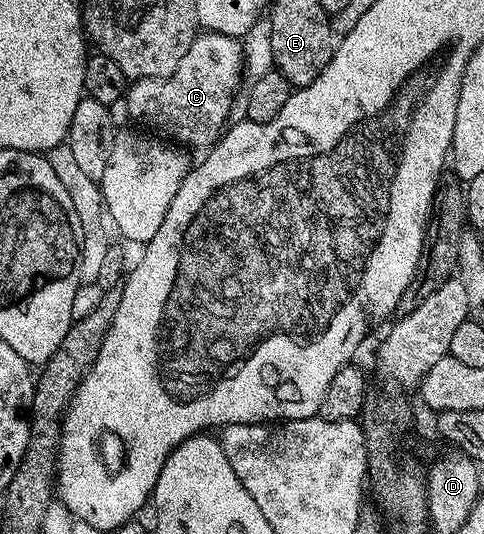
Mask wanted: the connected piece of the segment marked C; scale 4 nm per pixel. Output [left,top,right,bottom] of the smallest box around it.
[124,30,243,150]

